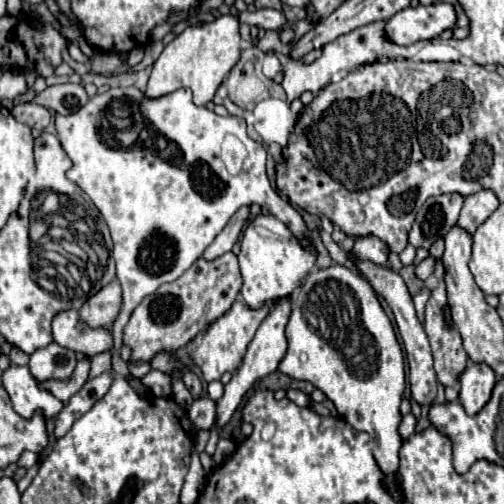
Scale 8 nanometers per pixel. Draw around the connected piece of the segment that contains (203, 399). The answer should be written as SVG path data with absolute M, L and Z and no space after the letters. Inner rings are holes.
M200 396L190 404L188 416L198 430L210 430L212 422L216 418L216 402L210 400L208 396Z

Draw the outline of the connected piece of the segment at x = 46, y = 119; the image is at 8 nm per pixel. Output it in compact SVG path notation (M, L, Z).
M16 104L14 110L12 110L12 116L18 122L28 124L30 128L36 128L36 130L44 130L50 124L50 118L52 118L48 108L38 106L38 104Z

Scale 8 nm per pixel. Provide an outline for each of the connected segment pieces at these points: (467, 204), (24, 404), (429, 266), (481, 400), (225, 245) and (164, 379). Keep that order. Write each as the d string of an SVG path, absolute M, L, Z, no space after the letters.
M480 190L464 198L464 206L458 218L458 226L464 226L470 234L498 208L498 198L492 190Z
M10 364L2 372L2 386L10 394L12 408L24 418L30 418L36 410L42 410L44 416L50 418L64 408L64 404L52 392L38 388L38 382L30 374L28 366Z
M426 258L424 262L420 262L420 264L416 266L414 274L416 274L416 278L420 278L420 280L428 280L428 276L432 274L432 270L434 270L434 258Z
M470 364L460 376L460 394L458 400L464 406L466 414L478 414L496 386L496 374L488 364Z
M242 206L242 208L228 220L226 228L224 228L224 230L212 240L212 244L204 250L204 258L206 258L206 260L214 260L214 258L218 258L220 254L230 252L232 246L236 244L240 232L242 232L242 228L244 228L248 216L250 216L250 206Z
M150 370L144 378L142 378L142 384L148 386L150 390L156 392L156 396L172 396L172 390L170 390L170 376L164 374L164 372L158 372L158 370Z

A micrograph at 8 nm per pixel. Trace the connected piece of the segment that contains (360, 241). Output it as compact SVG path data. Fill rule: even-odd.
M368 234L362 238L354 238L352 252L358 258L368 258L370 262L376 262L378 266L388 266L388 246L380 238Z

